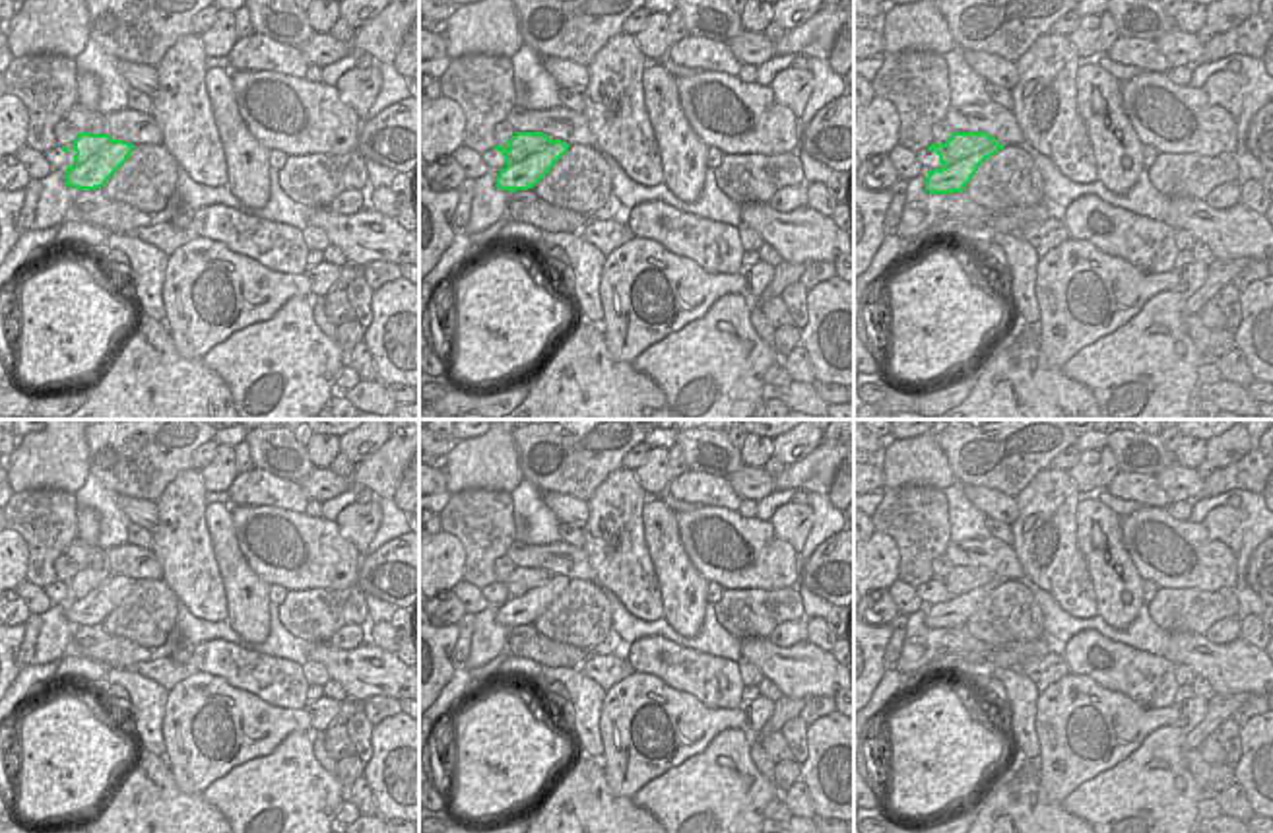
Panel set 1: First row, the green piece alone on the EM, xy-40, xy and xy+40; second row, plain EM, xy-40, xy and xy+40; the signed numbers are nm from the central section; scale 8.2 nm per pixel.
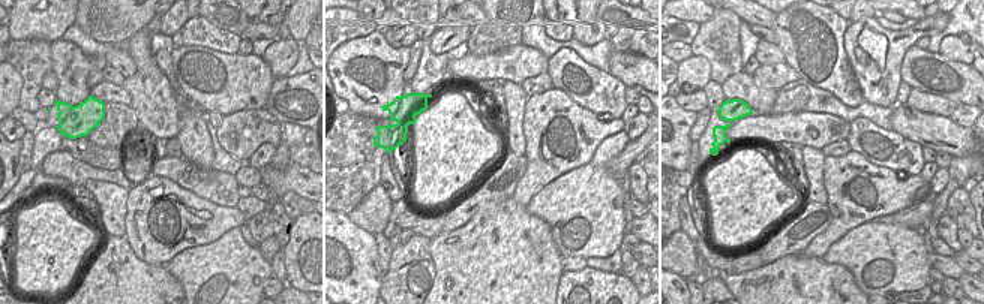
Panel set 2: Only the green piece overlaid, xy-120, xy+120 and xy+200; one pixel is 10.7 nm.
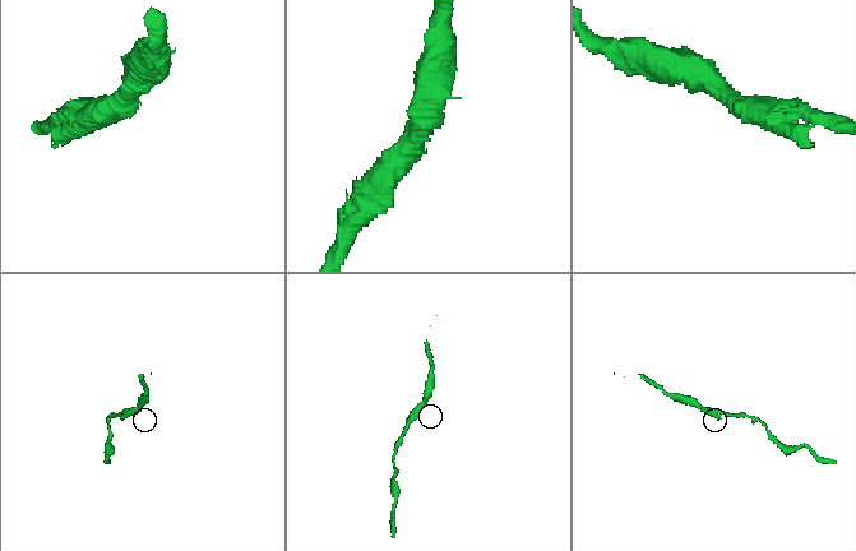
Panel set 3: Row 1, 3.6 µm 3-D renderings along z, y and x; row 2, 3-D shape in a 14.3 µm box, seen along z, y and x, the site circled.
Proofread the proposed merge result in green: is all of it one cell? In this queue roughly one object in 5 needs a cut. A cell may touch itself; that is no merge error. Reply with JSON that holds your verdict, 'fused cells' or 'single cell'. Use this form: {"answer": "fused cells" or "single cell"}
{"answer": "single cell"}

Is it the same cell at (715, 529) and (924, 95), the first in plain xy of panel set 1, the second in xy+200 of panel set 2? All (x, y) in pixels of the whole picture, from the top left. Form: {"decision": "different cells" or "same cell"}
{"decision": "same cell"}

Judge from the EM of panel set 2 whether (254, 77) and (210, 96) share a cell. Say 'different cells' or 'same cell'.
same cell

